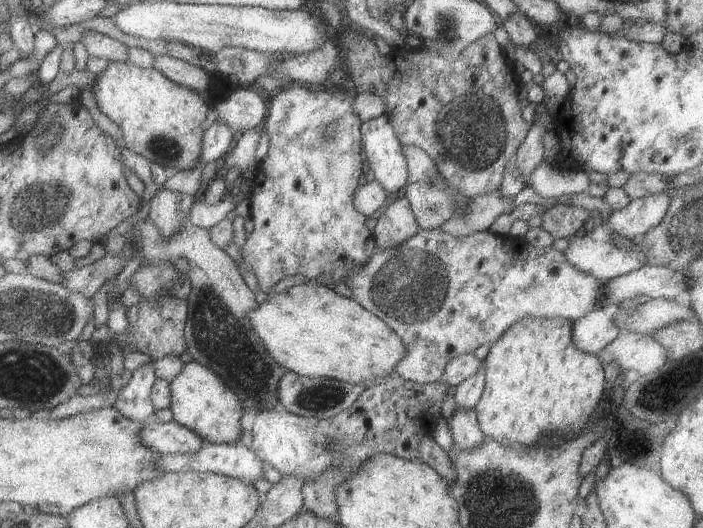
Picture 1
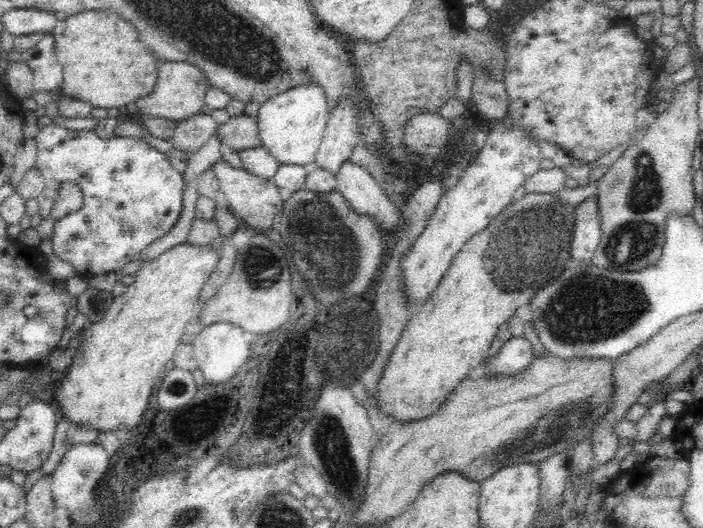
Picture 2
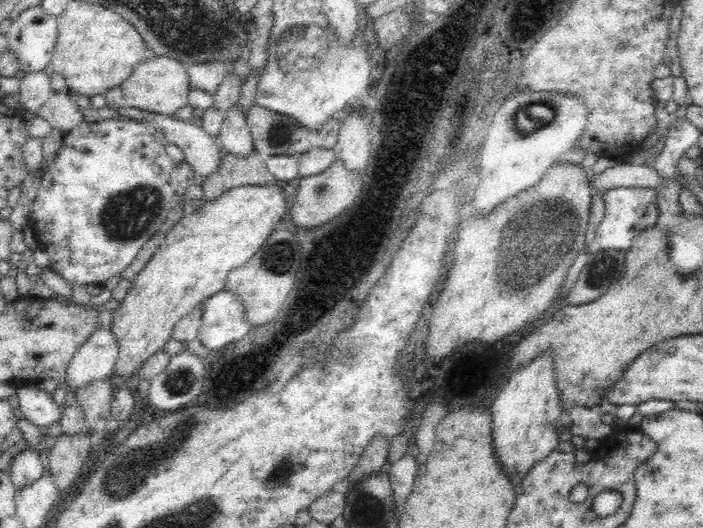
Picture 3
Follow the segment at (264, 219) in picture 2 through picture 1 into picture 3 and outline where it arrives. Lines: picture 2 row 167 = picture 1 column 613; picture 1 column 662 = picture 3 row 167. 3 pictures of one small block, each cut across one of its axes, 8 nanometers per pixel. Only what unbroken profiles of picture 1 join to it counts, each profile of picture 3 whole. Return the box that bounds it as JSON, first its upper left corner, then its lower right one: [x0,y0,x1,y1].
[114,106,220,178]

